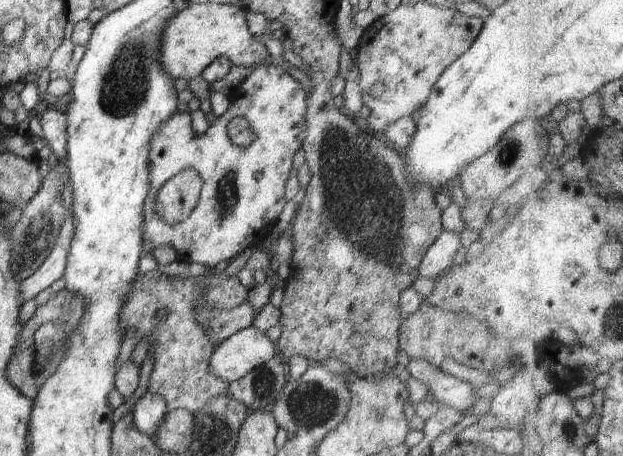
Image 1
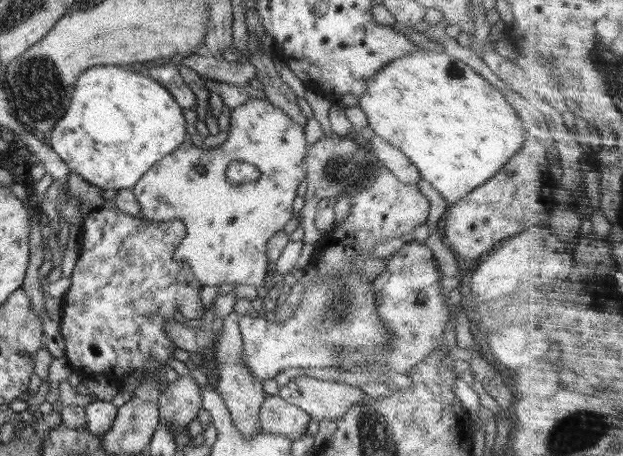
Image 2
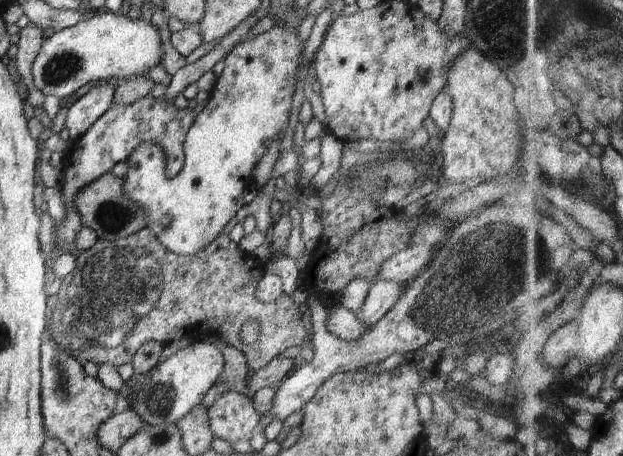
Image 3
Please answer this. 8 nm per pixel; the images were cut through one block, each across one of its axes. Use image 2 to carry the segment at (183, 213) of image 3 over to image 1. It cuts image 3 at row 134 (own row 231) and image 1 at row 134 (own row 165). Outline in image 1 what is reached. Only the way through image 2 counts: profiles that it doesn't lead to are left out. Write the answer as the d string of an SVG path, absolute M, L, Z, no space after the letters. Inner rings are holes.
M274 65L256 67L250 76L234 90L239 96L231 102L228 110L210 124L204 134L196 134L190 121L190 113L172 114L152 136L148 162L150 162L150 190L144 200L144 224L142 224L142 256L152 253L159 245L167 245L170 250L178 254L178 260L196 262L208 265L214 269L217 264L229 260L246 250L246 248L262 245L266 236L269 236L276 224L276 220L284 208L285 184L291 177L292 158L294 153L303 145L306 134L307 104L302 85L292 78L284 69ZM234 118L244 118L250 124L252 141L246 148L237 146L230 141L227 126ZM186 168L194 168L202 178L200 198L184 222L173 225L166 224L157 212L154 212L154 202L158 190L167 180Z

